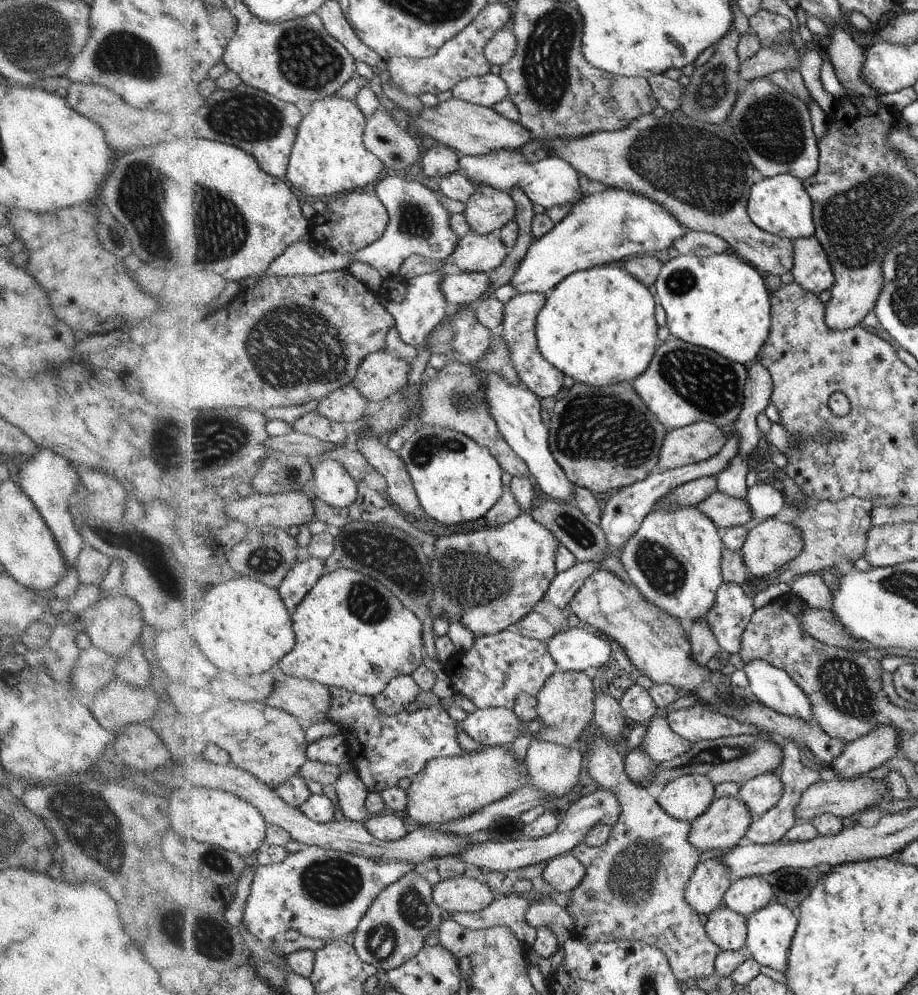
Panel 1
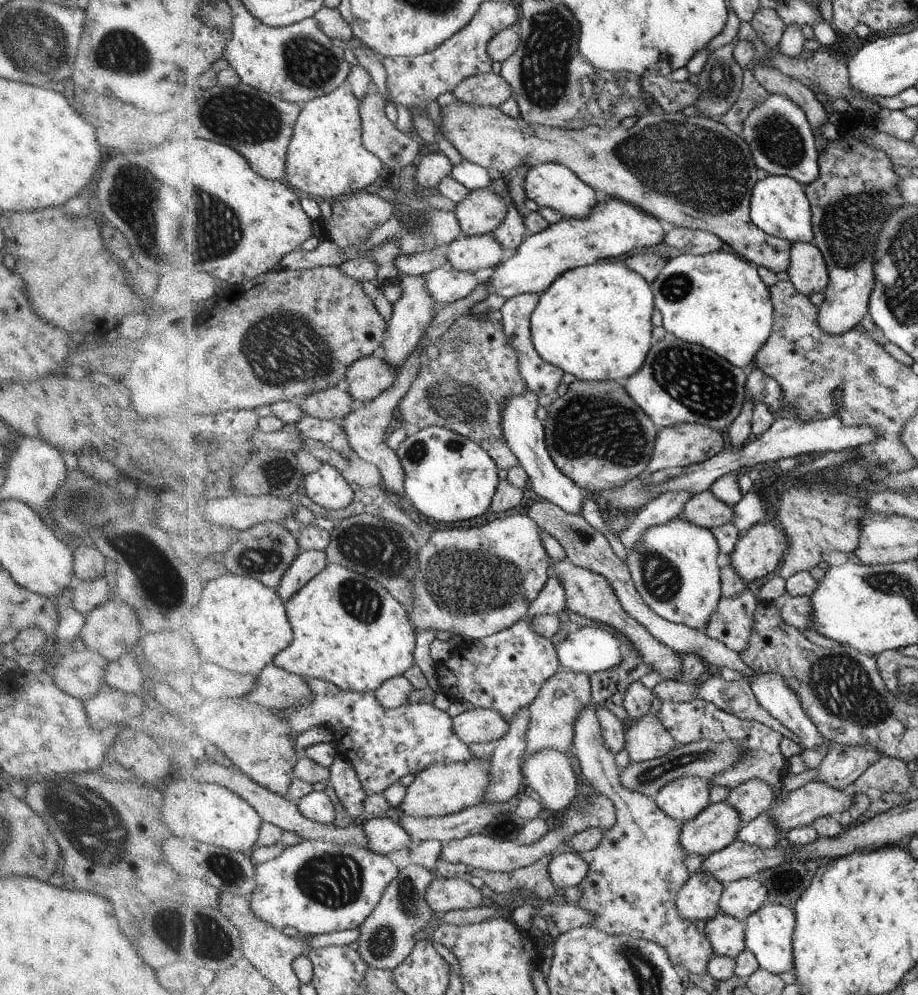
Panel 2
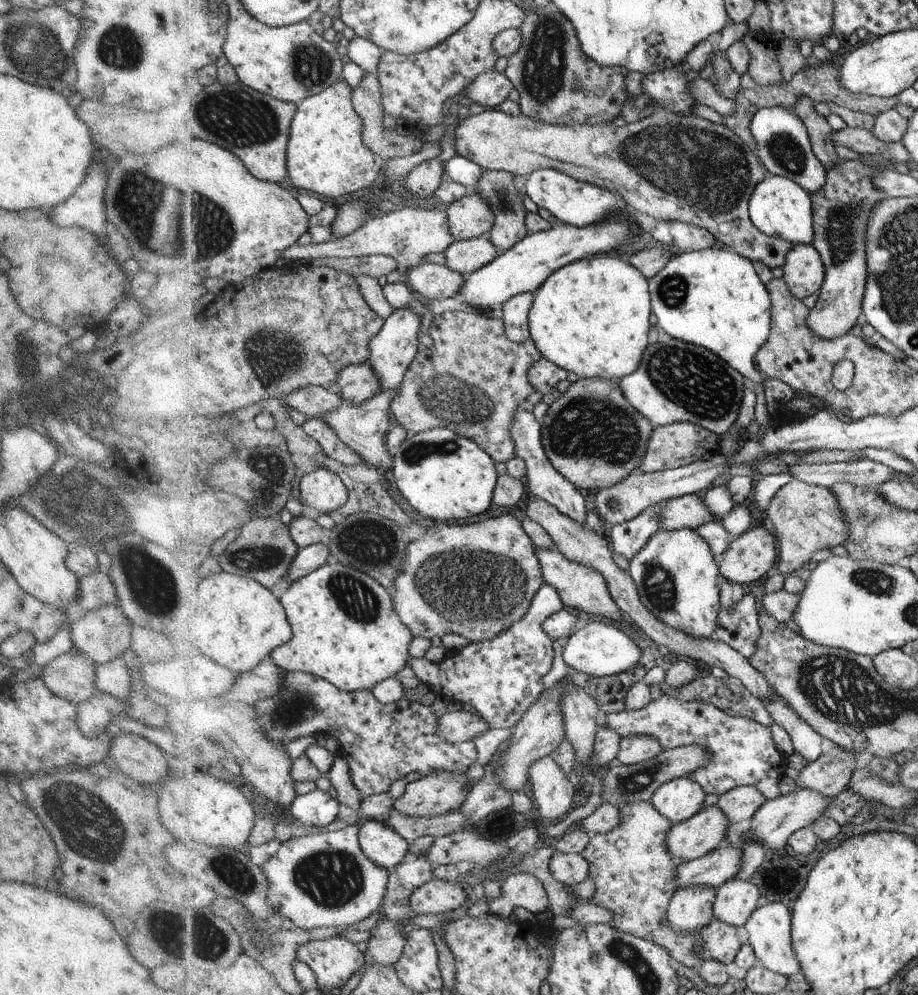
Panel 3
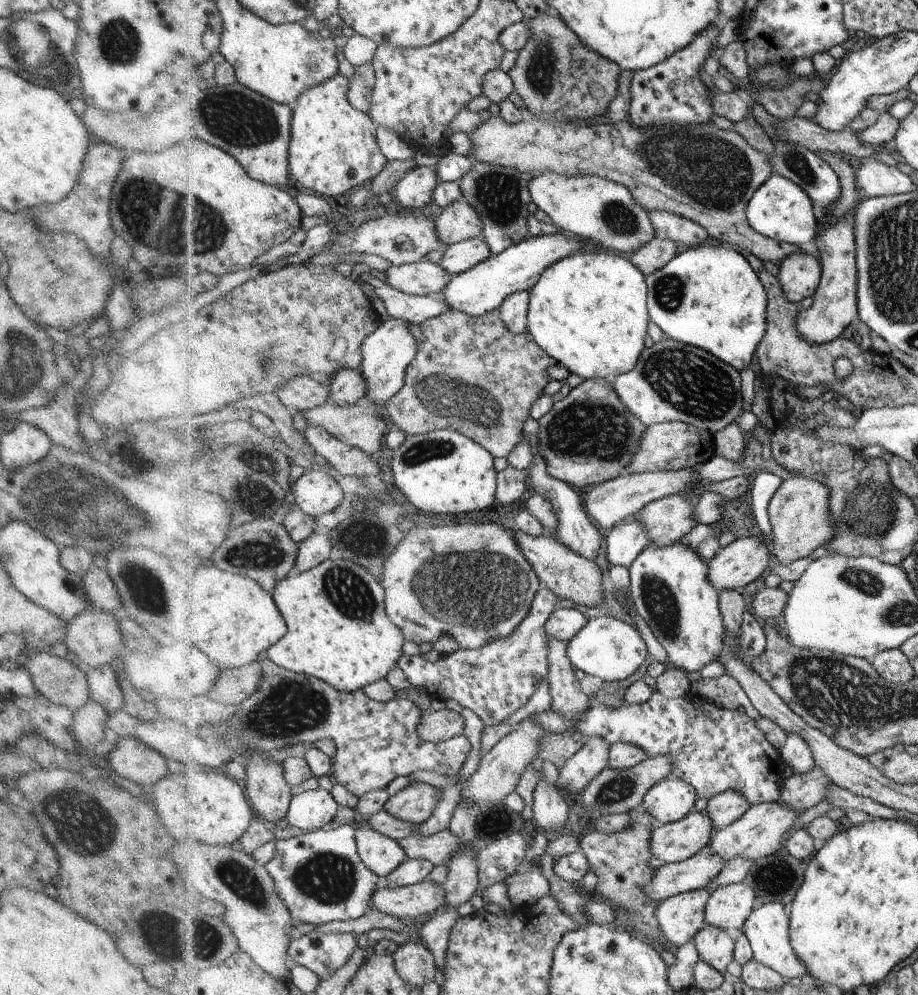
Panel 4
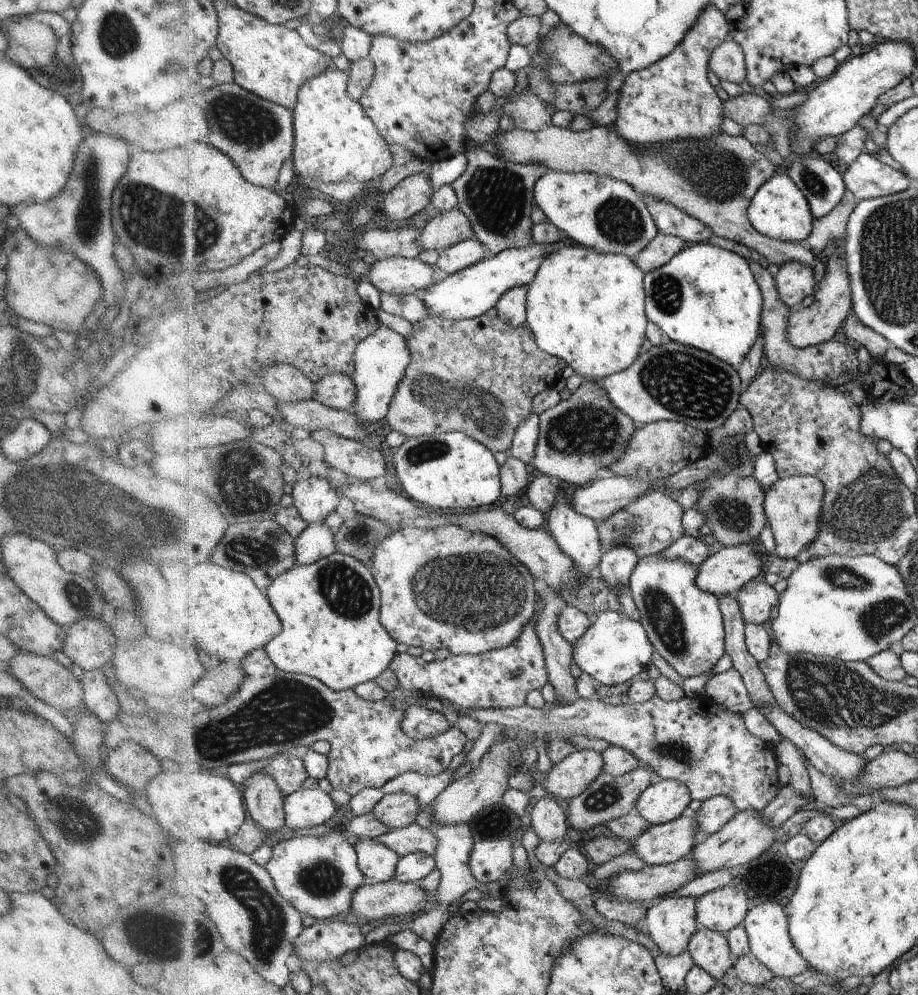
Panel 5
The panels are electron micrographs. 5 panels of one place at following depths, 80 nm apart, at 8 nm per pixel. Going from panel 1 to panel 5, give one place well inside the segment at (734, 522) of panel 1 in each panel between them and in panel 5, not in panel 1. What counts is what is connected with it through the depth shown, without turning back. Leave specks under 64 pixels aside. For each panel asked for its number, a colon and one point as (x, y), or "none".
2: (704, 509)
3: (689, 511)
4: (668, 519)
5: (653, 522)

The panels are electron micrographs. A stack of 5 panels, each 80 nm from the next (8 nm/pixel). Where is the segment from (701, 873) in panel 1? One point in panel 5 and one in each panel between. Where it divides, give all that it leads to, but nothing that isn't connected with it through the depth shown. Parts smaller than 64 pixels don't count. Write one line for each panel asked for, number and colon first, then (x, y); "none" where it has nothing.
2: (699, 900)
3: (691, 908)
4: (681, 916)
5: (671, 923)

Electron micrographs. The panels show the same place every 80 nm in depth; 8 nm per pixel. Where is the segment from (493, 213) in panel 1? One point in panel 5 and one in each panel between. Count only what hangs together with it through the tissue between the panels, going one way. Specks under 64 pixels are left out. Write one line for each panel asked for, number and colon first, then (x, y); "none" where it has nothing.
2: (482, 212)
3: (470, 217)
4: (458, 221)
5: (447, 229)

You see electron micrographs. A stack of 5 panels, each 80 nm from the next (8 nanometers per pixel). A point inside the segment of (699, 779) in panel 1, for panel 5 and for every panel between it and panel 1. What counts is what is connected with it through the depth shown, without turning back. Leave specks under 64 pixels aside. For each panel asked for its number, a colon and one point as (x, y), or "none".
2: (683, 799)
3: (680, 799)
4: (670, 800)
5: (664, 801)

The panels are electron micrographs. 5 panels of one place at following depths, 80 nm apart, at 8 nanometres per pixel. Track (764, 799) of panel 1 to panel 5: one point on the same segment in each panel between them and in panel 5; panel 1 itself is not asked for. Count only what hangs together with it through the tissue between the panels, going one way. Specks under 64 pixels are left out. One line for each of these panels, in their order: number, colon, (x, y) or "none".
2: (751, 799)
3: (739, 804)
4: (724, 809)
5: (715, 813)

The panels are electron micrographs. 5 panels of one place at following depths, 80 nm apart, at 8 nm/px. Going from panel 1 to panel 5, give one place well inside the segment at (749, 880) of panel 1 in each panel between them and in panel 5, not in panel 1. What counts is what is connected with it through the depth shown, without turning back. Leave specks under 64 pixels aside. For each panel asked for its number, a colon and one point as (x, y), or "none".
2: (742, 898)
3: (735, 900)
4: (729, 907)
5: (721, 910)

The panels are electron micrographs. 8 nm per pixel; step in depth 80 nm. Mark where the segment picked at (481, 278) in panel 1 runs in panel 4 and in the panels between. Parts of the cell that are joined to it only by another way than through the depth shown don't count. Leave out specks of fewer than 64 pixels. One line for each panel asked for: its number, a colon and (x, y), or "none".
2: (447, 286)
3: (432, 281)
4: (422, 278)

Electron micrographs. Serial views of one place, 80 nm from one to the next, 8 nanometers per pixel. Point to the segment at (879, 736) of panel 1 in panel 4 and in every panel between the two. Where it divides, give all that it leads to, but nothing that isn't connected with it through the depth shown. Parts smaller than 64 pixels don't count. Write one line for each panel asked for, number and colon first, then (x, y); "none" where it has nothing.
2: (840, 768)
3: (829, 775)
4: (802, 791)

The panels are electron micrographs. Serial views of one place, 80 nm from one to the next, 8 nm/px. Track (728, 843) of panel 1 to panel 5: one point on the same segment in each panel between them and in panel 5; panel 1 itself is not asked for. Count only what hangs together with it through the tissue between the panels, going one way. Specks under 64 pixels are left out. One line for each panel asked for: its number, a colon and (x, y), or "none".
2: (716, 827)
3: (704, 832)
4: (680, 840)
5: (666, 843)

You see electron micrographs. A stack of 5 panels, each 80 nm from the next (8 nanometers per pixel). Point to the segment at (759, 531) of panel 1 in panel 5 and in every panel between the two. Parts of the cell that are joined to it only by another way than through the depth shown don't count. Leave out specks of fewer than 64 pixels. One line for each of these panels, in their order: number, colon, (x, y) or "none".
2: (758, 552)
3: (751, 555)
4: (743, 560)
5: (727, 571)

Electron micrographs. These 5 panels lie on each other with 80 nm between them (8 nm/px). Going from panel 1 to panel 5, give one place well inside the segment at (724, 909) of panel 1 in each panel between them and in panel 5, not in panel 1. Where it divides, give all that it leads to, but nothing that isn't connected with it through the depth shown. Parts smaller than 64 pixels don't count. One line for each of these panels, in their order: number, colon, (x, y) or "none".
2: (726, 934)
3: (718, 941)
4: (715, 947)
5: (709, 950)

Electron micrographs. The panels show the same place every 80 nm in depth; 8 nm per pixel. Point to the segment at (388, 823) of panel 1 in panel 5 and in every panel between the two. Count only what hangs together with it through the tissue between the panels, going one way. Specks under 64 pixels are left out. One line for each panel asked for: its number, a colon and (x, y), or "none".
2: (386, 834)
3: (388, 848)
4: (383, 854)
5: (380, 863)

